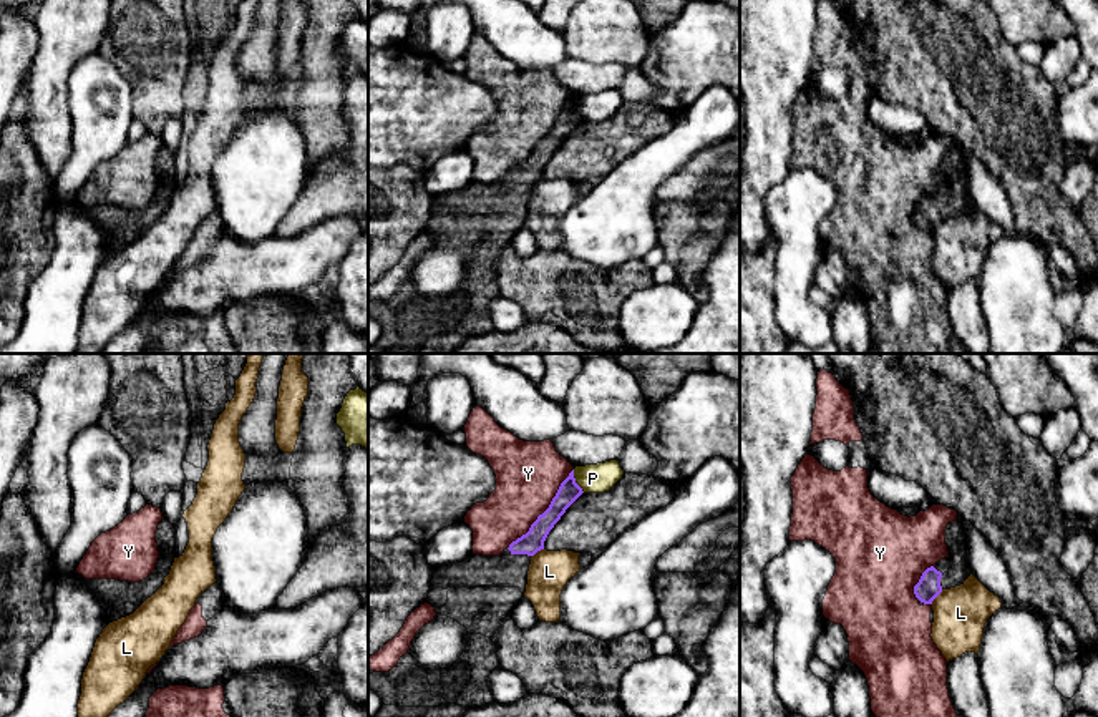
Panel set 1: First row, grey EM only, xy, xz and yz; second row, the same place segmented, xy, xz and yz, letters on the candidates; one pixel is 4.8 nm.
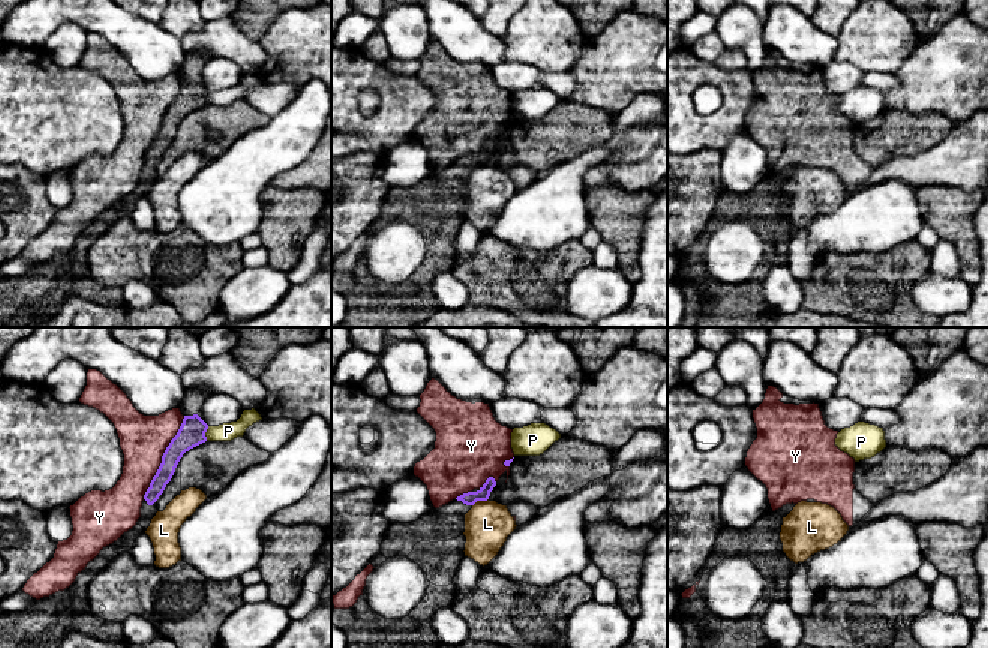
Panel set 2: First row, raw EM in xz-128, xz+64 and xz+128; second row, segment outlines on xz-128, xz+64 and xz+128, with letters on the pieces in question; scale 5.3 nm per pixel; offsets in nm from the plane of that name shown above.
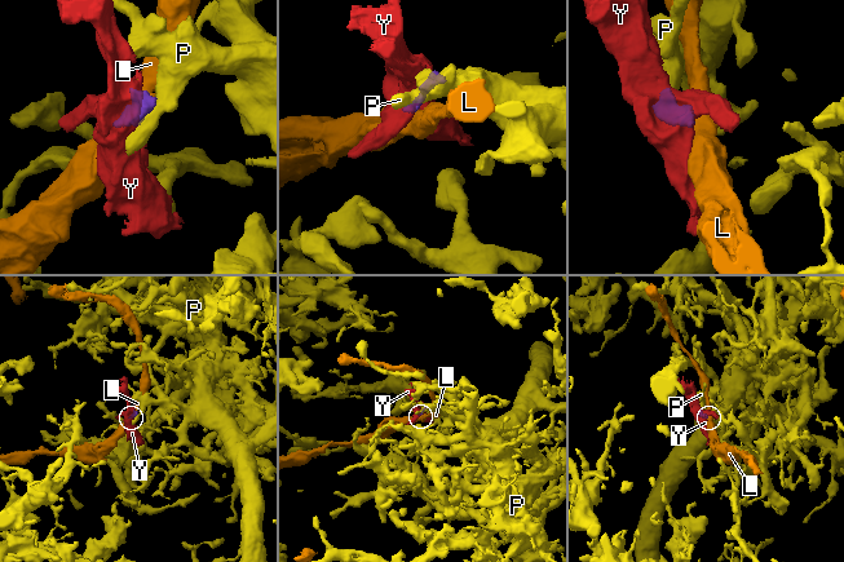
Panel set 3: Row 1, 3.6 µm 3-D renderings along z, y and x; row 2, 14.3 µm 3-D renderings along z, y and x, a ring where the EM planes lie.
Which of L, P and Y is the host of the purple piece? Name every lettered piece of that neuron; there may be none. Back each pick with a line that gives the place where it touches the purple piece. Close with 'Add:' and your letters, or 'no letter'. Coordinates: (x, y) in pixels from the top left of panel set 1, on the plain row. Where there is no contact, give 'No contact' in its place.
Add: no letter

